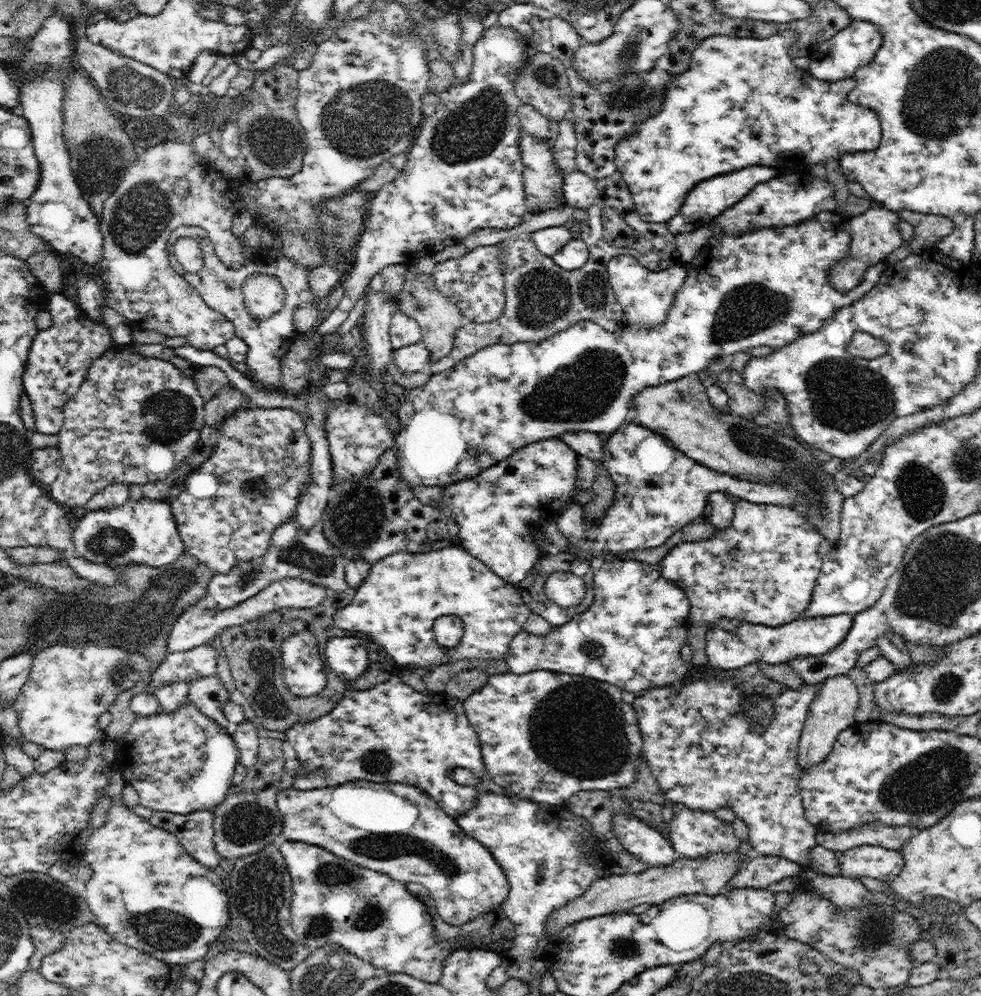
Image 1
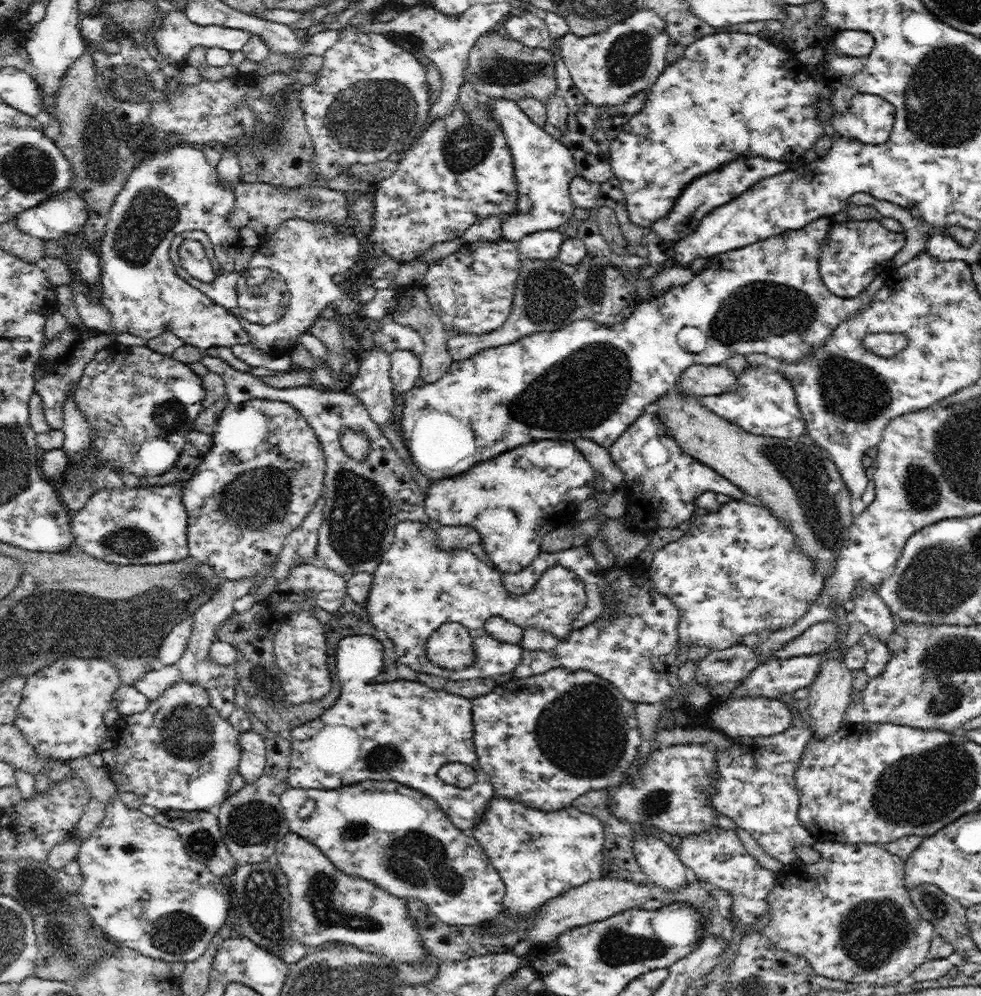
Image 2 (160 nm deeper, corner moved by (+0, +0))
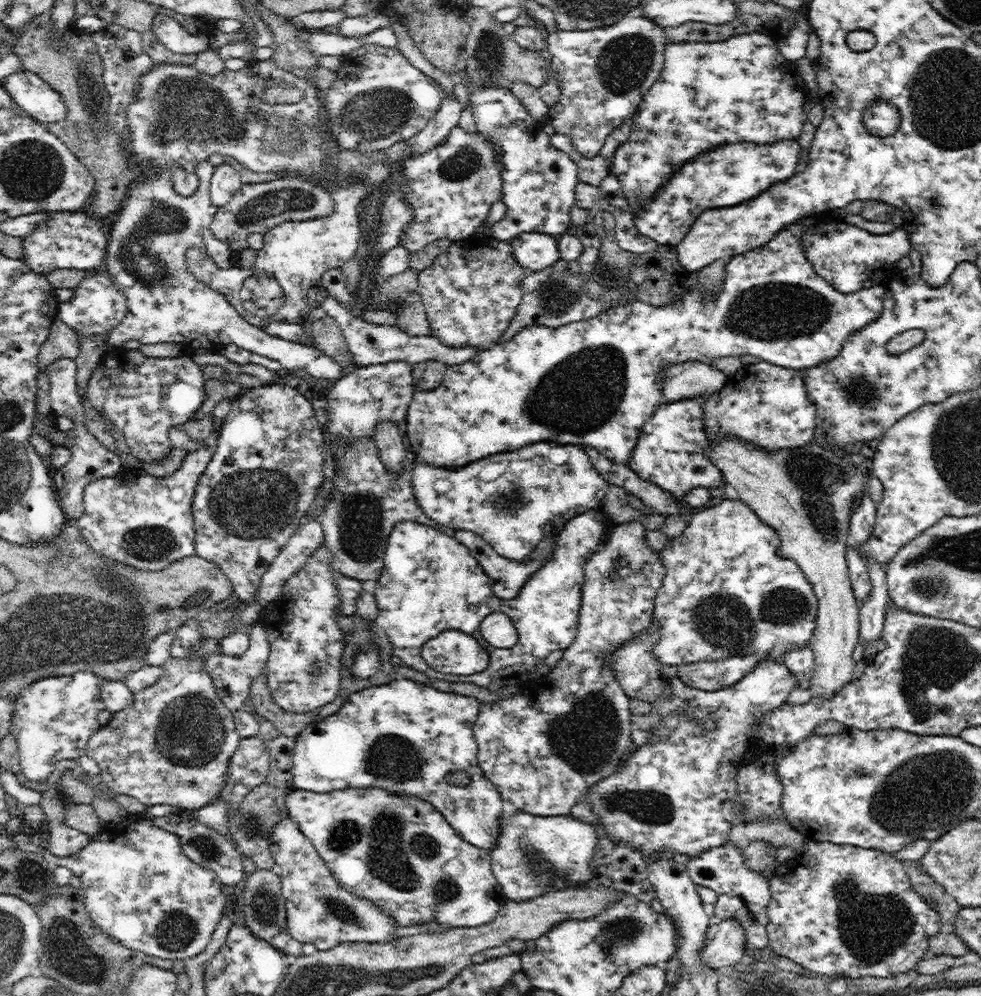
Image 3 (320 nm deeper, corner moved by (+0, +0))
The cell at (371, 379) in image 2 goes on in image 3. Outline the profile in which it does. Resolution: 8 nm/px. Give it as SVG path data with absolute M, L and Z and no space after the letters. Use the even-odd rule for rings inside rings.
M390 421L376 424L374 439L380 460L385 464L387 472L403 472L402 464L404 464L406 450L396 424Z

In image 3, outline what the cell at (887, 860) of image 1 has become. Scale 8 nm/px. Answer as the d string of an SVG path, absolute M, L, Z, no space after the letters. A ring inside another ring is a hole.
M808 841L800 854L779 863L775 873L769 879L771 899L767 906L768 924L768 944L776 955L786 956L801 964L812 974L824 975L827 980L844 977L860 978L861 976L889 977L901 972L908 972L916 968L917 964L926 958L925 952L929 947L929 940L938 934L944 927L940 921L940 915L936 909L932 909L926 900L914 891L909 881L909 876L905 871L904 864L892 853L882 852L875 848L860 848L851 844L832 844L828 841Z

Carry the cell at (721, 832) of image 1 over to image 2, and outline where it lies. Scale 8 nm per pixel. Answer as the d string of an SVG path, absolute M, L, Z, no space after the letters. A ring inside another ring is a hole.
M717 825L692 836L684 836L677 851L679 859L686 867L692 868L697 880L709 883L730 893L729 908L731 920L736 926L748 928L754 924L762 914L769 911L767 896L776 886L777 873L764 868L756 857L748 854L741 838L735 830L718 828Z

